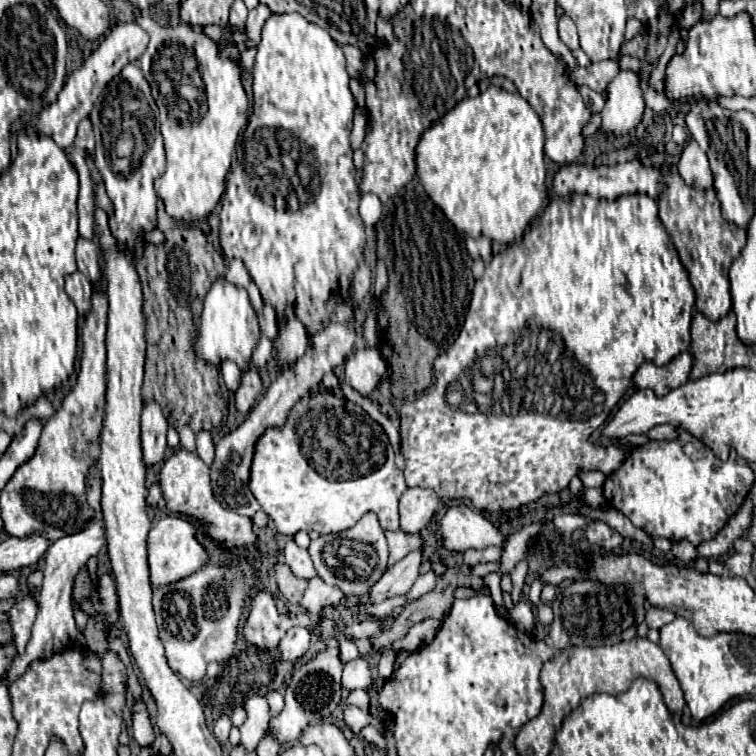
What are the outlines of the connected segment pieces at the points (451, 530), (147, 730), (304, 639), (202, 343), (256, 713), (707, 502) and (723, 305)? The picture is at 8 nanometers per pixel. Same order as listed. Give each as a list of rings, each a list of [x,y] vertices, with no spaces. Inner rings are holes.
[[[466,505],[450,507],[440,521],[442,545],[448,551],[464,553],[466,549],[484,549],[488,545],[504,547],[504,535],[480,511]]]
[[[144,699],[134,701],[134,705],[132,705],[132,731],[134,731],[134,739],[140,743],[140,747],[152,745],[154,729],[152,729]]]
[[[292,627],[286,637],[280,641],[278,651],[280,651],[280,659],[284,661],[296,661],[302,655],[306,655],[310,647],[310,629],[306,627]]]
[[[226,279],[214,281],[214,285],[210,287],[204,299],[202,323],[200,323],[198,339],[194,345],[196,355],[200,355],[202,359],[208,359],[208,355],[224,355],[226,359],[232,359],[242,371],[246,371],[258,339],[260,339],[258,317],[250,305],[248,291],[244,287],[236,287],[228,283]]]
[[[254,695],[246,701],[246,711],[248,711],[248,717],[246,717],[244,725],[240,727],[240,731],[242,731],[240,745],[246,749],[246,753],[250,753],[256,749],[258,741],[262,739],[264,731],[268,729],[270,713],[268,713],[266,699],[260,695]]]
[[[678,429],[678,433],[680,435],[676,441],[650,441],[634,449],[622,467],[608,475],[604,483],[604,497],[614,509],[622,511],[638,529],[644,529],[648,535],[666,537],[670,541],[686,539],[692,545],[700,545],[702,541],[712,539],[738,511],[750,487],[754,485],[754,473],[748,465],[738,463],[736,455],[730,455],[728,461],[716,459],[712,449],[708,449],[702,441],[682,429]]]
[[[662,171],[664,189],[662,195],[658,197],[658,217],[666,227],[684,269],[688,271],[690,283],[696,293],[696,309],[704,313],[708,319],[718,321],[732,307],[728,267],[732,259],[742,251],[747,239],[747,230],[734,227],[722,217],[714,189],[688,187],[676,175],[678,175],[676,171],[674,173]],[[702,199],[710,199],[710,203],[702,203]]]

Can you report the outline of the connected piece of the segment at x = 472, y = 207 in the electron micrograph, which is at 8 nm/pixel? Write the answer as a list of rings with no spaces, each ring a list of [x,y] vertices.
[[[490,85],[484,93],[480,93],[478,97],[464,97],[462,101],[456,103],[454,109],[450,109],[446,115],[442,115],[440,119],[436,119],[422,135],[420,141],[416,145],[416,175],[418,181],[422,183],[424,191],[428,193],[428,197],[434,201],[436,207],[440,207],[446,215],[446,219],[460,231],[466,233],[470,237],[480,237],[486,235],[492,241],[498,243],[512,243],[518,241],[524,233],[524,229],[528,227],[528,223],[538,215],[544,197],[546,197],[546,165],[544,165],[544,131],[542,131],[542,123],[538,119],[538,115],[532,111],[532,107],[528,105],[526,99],[522,99],[518,93],[508,93],[502,87]]]

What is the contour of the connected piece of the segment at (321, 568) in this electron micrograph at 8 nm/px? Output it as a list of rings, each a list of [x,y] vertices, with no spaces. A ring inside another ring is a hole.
[[[366,513],[352,529],[338,535],[320,535],[310,543],[310,557],[318,577],[336,585],[344,591],[344,595],[366,595],[370,587],[380,579],[386,571],[388,561],[388,543],[384,537],[384,529],[378,523],[376,513]]]

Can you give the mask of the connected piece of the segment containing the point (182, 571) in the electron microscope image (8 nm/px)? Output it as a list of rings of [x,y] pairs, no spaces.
[[[180,515],[160,517],[148,533],[148,567],[152,587],[164,587],[196,573],[208,559],[206,549],[196,541],[194,525]]]

